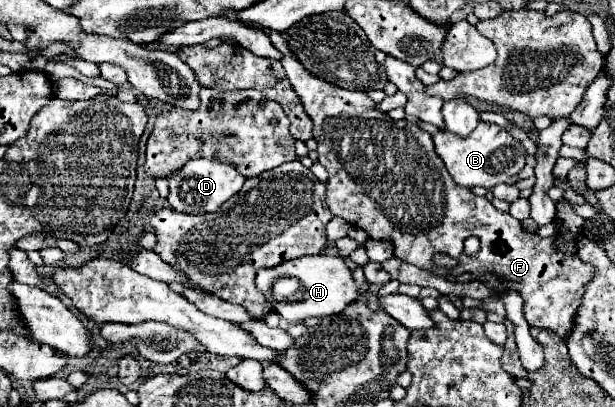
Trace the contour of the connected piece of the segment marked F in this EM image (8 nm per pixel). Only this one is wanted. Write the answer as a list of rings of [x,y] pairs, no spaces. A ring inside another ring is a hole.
[[[257,26],[263,34],[269,36],[271,44],[283,54],[281,64],[287,72],[287,78],[303,102],[305,112],[313,120],[313,138],[317,140],[319,162],[327,168],[327,206],[333,216],[347,220],[351,226],[363,228],[373,240],[393,240],[395,256],[407,264],[415,264],[417,268],[429,270],[439,276],[459,276],[463,272],[471,272],[475,280],[489,284],[491,290],[519,290],[525,302],[525,320],[529,326],[547,328],[565,338],[573,328],[575,312],[581,304],[583,286],[593,278],[593,266],[587,266],[579,260],[579,256],[567,256],[555,248],[555,238],[541,238],[537,234],[525,232],[521,222],[515,220],[509,212],[497,210],[489,200],[475,196],[469,188],[461,188],[449,176],[445,164],[435,154],[433,138],[411,124],[409,120],[393,120],[389,114],[381,112],[375,102],[363,90],[345,90],[333,86],[317,76],[309,74],[297,56],[291,52],[287,34],[277,30],[265,30]],[[469,236],[477,236],[481,240],[481,250],[475,256],[463,254],[463,242]],[[445,252],[457,260],[457,266],[443,270],[433,264],[433,254]]]

